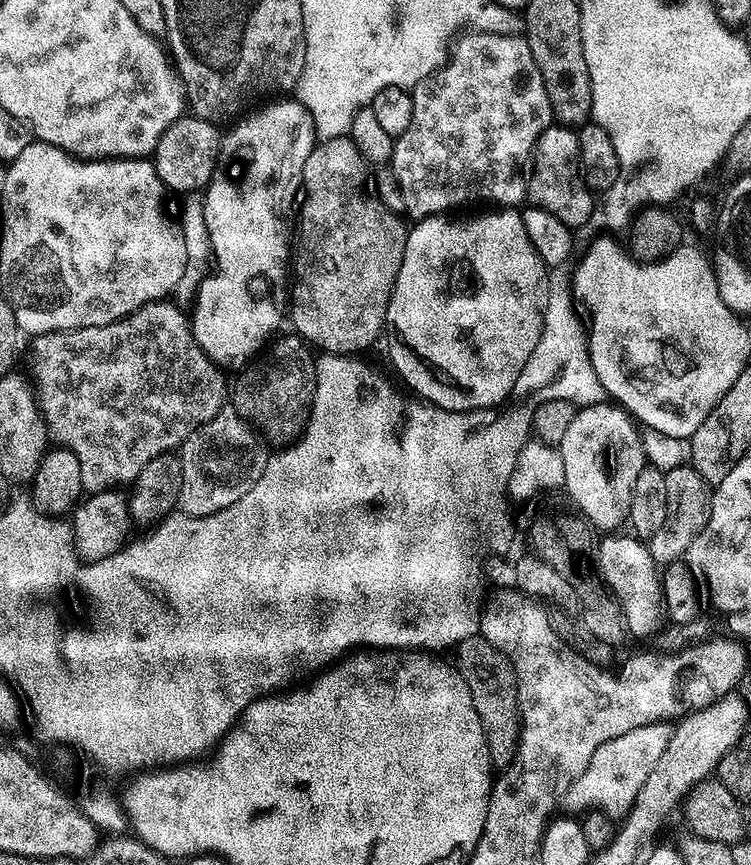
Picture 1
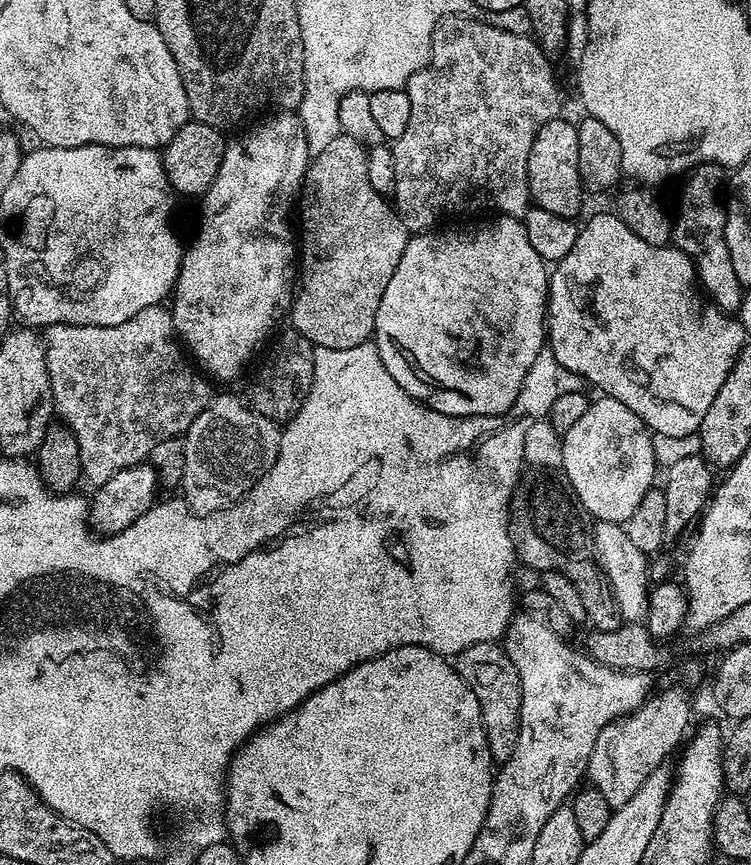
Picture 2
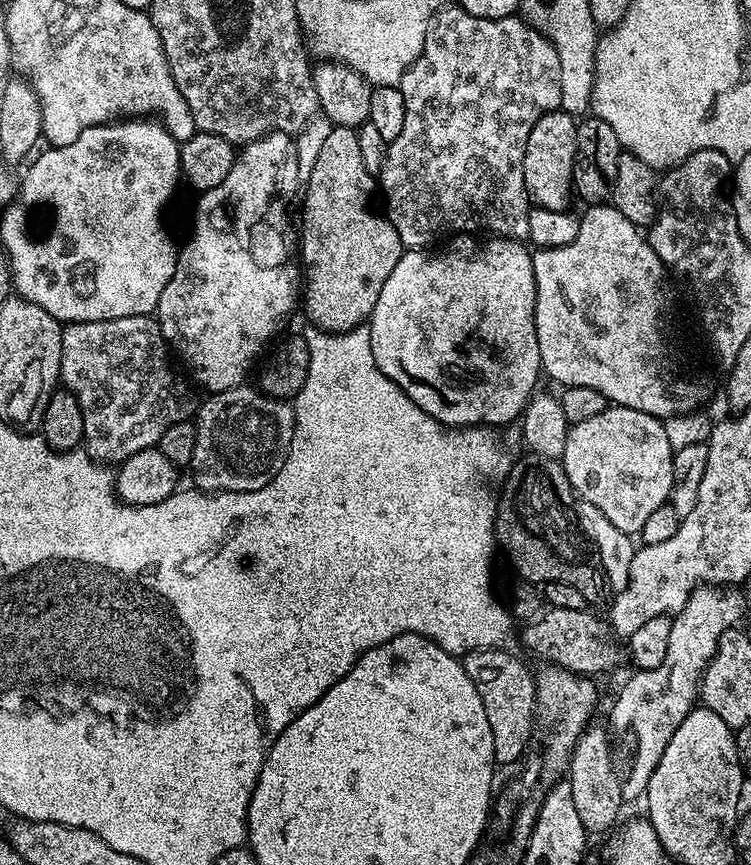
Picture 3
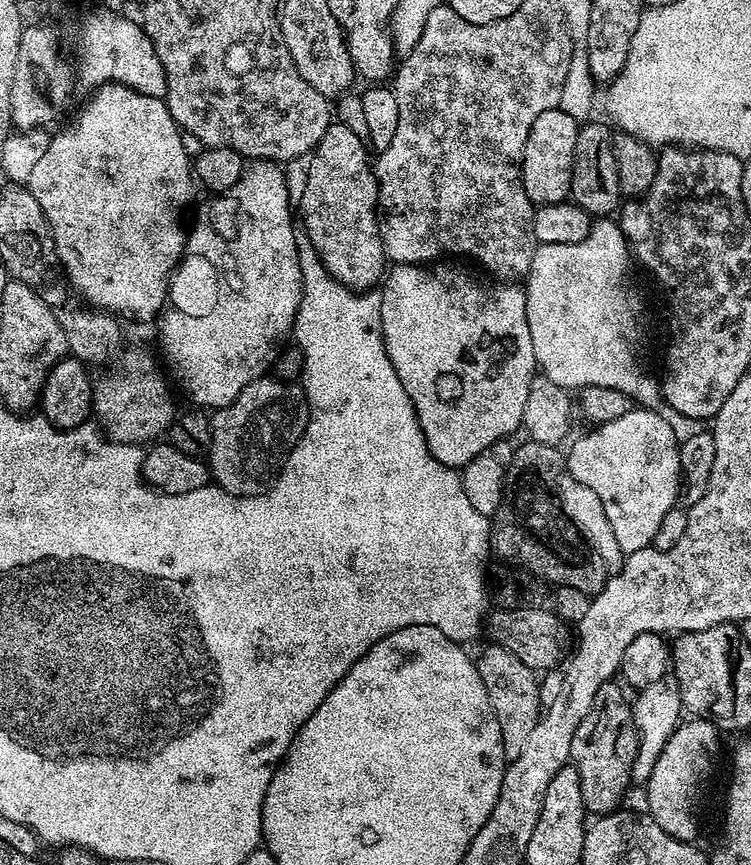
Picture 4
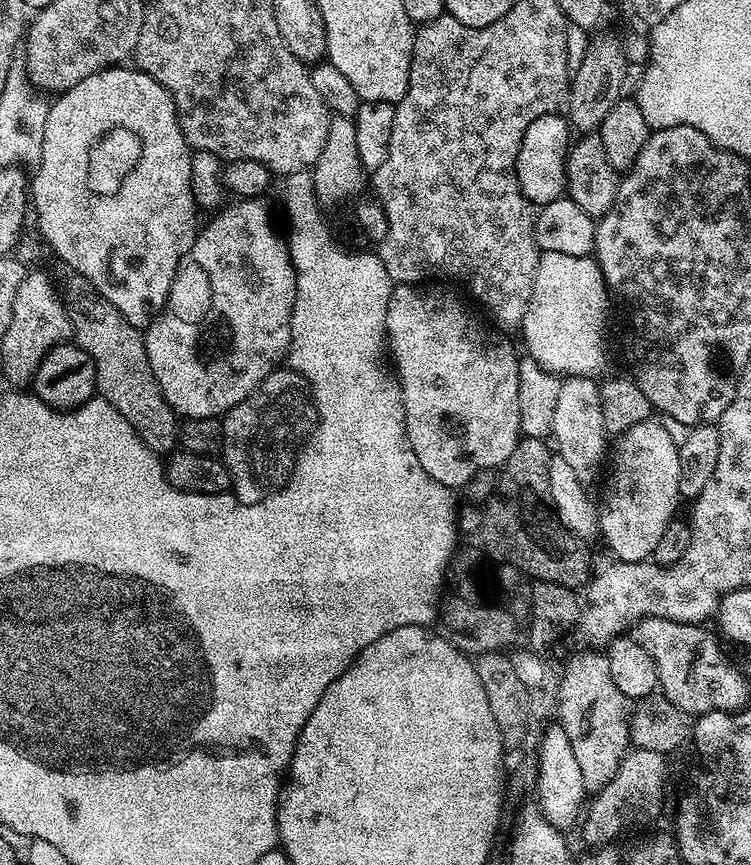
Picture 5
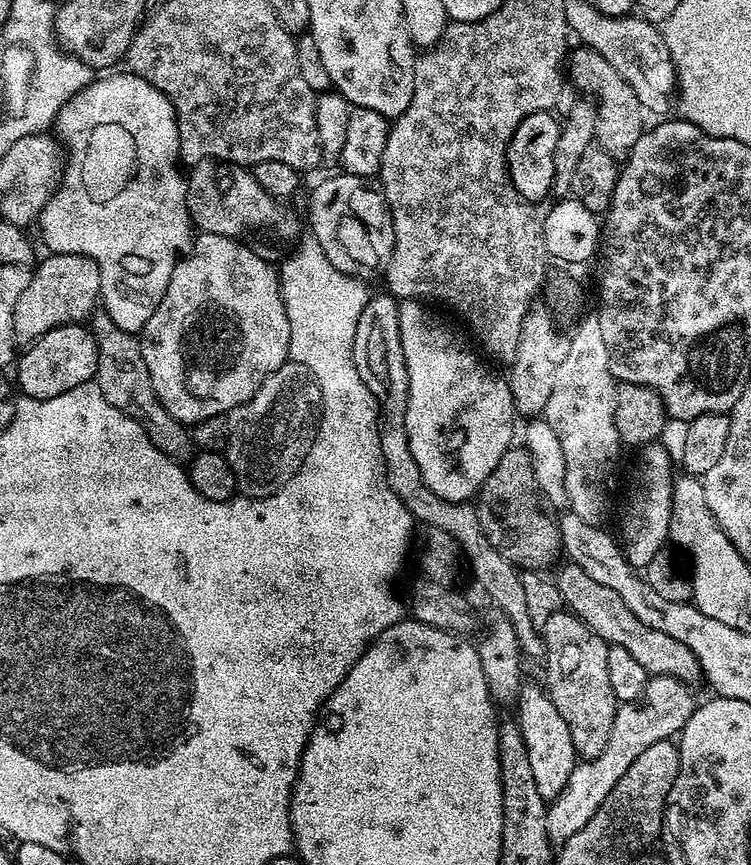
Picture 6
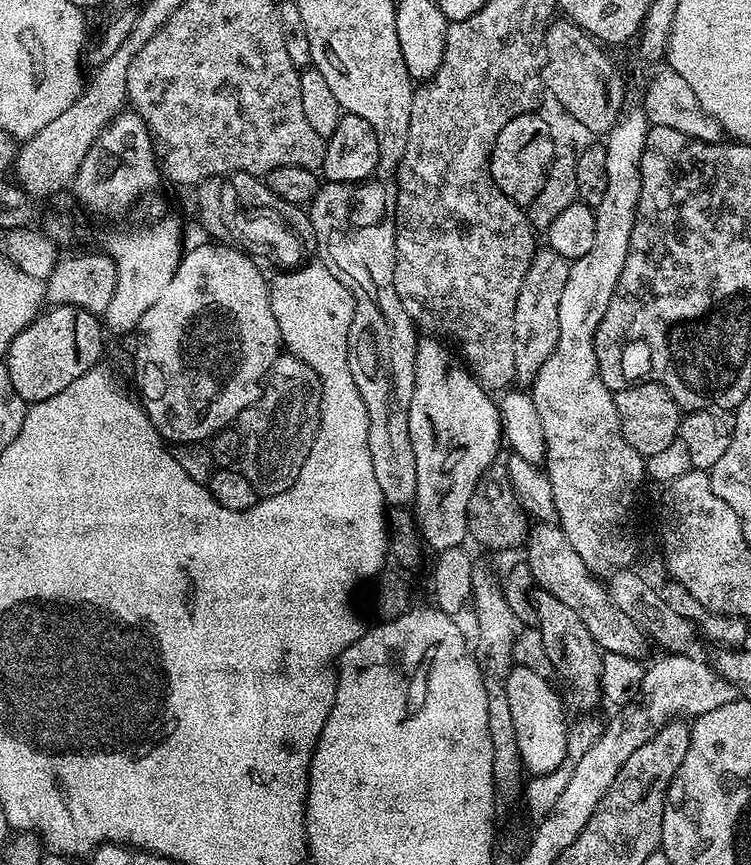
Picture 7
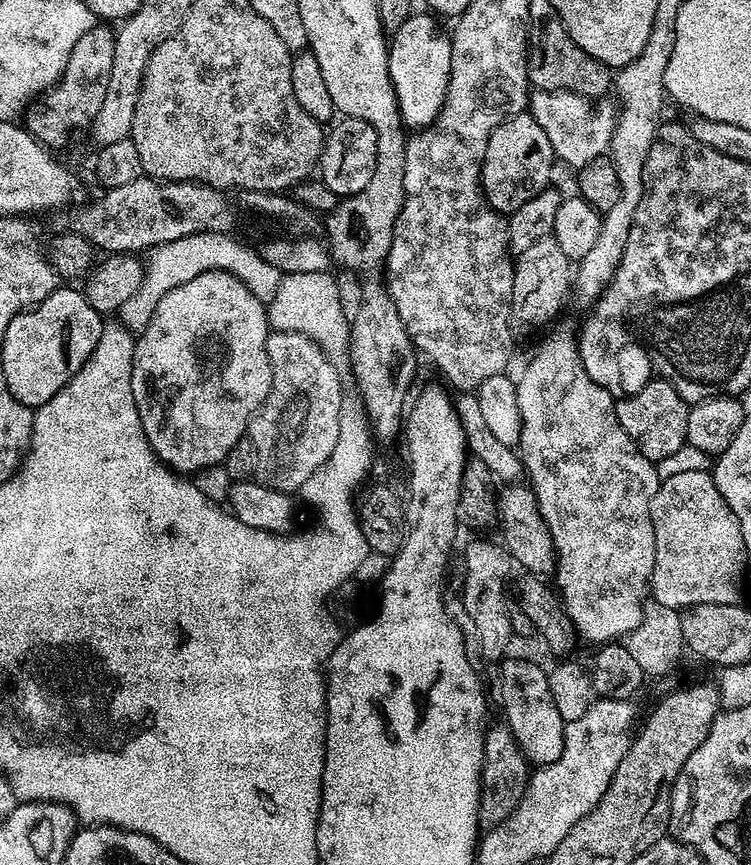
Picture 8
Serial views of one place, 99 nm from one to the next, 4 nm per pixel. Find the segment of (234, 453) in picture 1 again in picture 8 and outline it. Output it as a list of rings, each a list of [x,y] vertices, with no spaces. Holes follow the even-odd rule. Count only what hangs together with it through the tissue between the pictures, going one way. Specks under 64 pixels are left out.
[[[273,331],[268,338],[268,357],[272,367],[270,394],[266,394],[266,402],[253,414],[246,439],[254,442],[255,479],[279,492],[296,494],[306,478],[310,478],[310,474],[314,474],[314,470],[318,470],[318,466],[322,466],[322,462],[334,454],[334,442],[338,442],[340,411],[346,392],[340,389],[342,377],[328,361],[328,355],[313,340],[306,338],[306,334]]]

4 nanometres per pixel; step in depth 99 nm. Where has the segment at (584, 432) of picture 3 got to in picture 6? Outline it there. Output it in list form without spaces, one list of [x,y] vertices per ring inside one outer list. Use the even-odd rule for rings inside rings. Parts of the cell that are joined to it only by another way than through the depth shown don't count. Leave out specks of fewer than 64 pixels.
[[[658,442],[645,444],[639,456],[640,481],[637,482],[636,489],[633,490],[632,497],[629,498],[628,505],[624,508],[618,540],[623,547],[625,558],[628,559],[632,567],[636,570],[644,570],[650,560],[669,543],[668,531],[670,530],[670,510],[672,509],[672,485],[674,483],[672,468],[674,468],[674,462]]]

